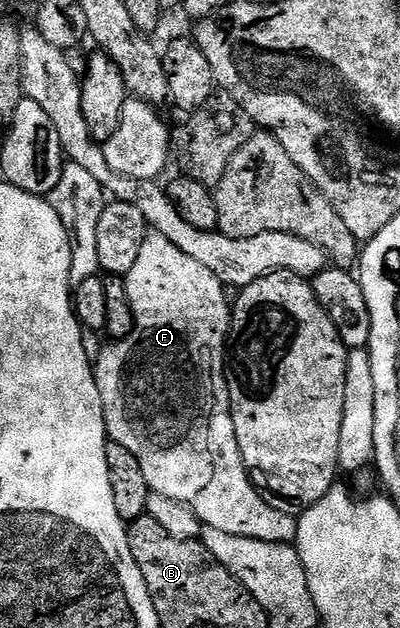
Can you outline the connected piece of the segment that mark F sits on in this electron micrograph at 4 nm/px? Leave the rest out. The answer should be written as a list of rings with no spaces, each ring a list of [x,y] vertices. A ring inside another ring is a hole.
[[[154,231],[148,232],[145,243],[141,243],[141,252],[137,254],[137,263],[133,263],[133,271],[125,274],[125,280],[129,299],[133,303],[133,311],[135,312],[135,329],[124,341],[112,340],[110,343],[104,344],[98,361],[93,365],[97,391],[101,395],[101,407],[107,424],[108,438],[121,443],[121,447],[125,447],[131,454],[137,455],[137,463],[141,463],[141,471],[145,471],[145,479],[152,492],[160,493],[169,499],[188,505],[206,528],[225,531],[229,535],[261,539],[269,543],[292,544],[299,530],[298,520],[294,516],[290,517],[289,514],[282,513],[279,509],[274,509],[266,501],[268,498],[255,488],[252,474],[249,472],[247,464],[243,462],[243,456],[237,443],[233,415],[231,414],[231,396],[227,390],[227,355],[232,306],[229,304],[229,297],[227,301],[226,295],[223,294],[225,292],[223,282],[217,279],[217,275],[213,275],[213,271],[209,271],[209,267],[201,267],[201,263],[197,263],[197,259],[185,255],[185,251],[173,247],[173,243],[169,243],[169,239],[165,239],[165,235]]]

